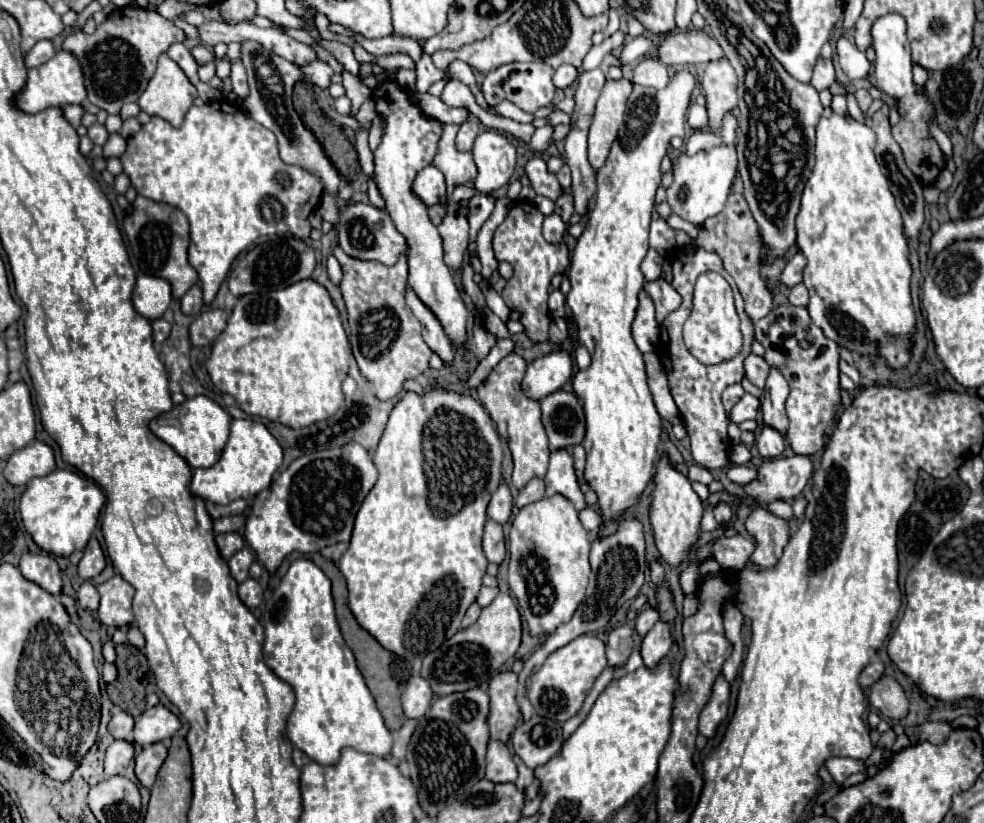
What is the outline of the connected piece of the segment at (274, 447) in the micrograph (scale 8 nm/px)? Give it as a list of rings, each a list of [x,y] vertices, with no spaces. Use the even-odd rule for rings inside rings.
[[[237,419],[231,423],[231,435],[221,459],[209,469],[193,471],[191,493],[215,505],[227,505],[233,499],[253,499],[259,491],[271,485],[273,473],[281,467],[281,463],[283,451],[265,425],[249,419]]]

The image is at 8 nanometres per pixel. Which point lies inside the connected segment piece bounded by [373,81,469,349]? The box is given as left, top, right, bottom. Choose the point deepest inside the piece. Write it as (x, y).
(410, 142)

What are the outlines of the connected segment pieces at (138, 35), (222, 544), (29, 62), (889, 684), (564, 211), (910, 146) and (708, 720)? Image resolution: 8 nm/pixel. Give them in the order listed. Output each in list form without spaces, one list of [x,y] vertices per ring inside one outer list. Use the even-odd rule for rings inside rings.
[[[127,5],[113,9],[107,19],[97,25],[93,35],[83,31],[67,35],[63,51],[73,53],[81,63],[87,99],[107,113],[119,113],[125,103],[139,99],[153,77],[159,55],[177,41],[185,41],[185,33],[173,21],[161,17],[155,9]]]
[[[223,533],[223,535],[217,535],[215,537],[215,543],[217,543],[217,549],[221,553],[221,557],[227,561],[231,555],[235,555],[245,543],[241,539],[241,535],[237,533]]]
[[[39,41],[27,55],[25,55],[25,65],[27,67],[39,67],[47,63],[55,55],[53,43],[51,41]]]
[[[883,675],[873,687],[871,687],[871,695],[869,695],[869,703],[879,709],[879,713],[883,717],[889,717],[893,721],[901,721],[907,715],[909,709],[909,699],[905,695],[905,691],[901,689],[901,685],[893,679]]]
[[[561,195],[559,199],[557,199],[557,203],[555,203],[555,213],[565,221],[565,223],[569,223],[569,219],[571,219],[571,215],[573,215],[573,197],[571,195]]]
[[[887,13],[881,15],[881,19],[873,21],[871,27],[871,37],[873,37],[873,49],[875,49],[875,77],[877,77],[877,89],[895,97],[899,101],[899,111],[901,111],[901,121],[893,127],[893,137],[901,145],[905,161],[909,169],[915,173],[915,177],[923,183],[935,183],[939,171],[945,167],[943,153],[935,139],[931,137],[927,129],[927,119],[933,117],[929,99],[925,93],[919,93],[917,87],[913,85],[911,77],[911,51],[909,51],[909,41],[907,41],[907,23],[901,15],[897,13]]]
[[[719,675],[713,683],[711,697],[699,715],[699,733],[703,733],[705,737],[713,737],[717,725],[727,715],[727,705],[729,705],[729,683],[725,681],[723,675]]]

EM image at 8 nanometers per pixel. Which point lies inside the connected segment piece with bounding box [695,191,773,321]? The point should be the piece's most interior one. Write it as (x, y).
(733, 234)

